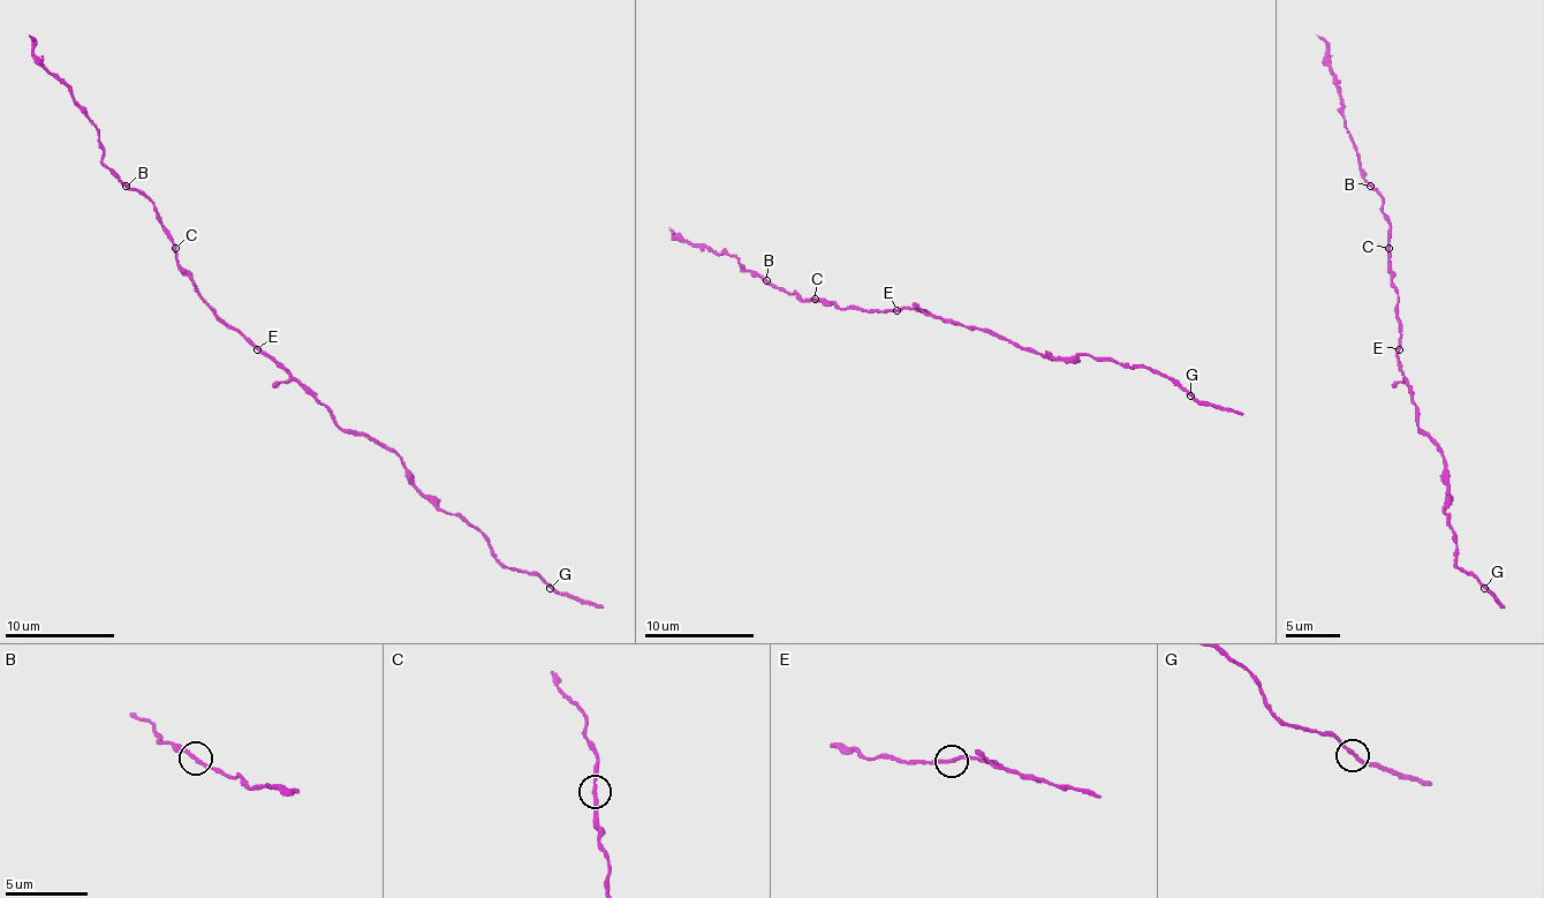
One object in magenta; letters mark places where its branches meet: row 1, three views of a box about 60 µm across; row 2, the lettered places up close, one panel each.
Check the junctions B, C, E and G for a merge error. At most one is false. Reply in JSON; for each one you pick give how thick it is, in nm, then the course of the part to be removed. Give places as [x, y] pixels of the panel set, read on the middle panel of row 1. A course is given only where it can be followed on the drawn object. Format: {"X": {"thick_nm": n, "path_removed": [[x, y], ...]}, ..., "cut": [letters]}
{"cut": []}

